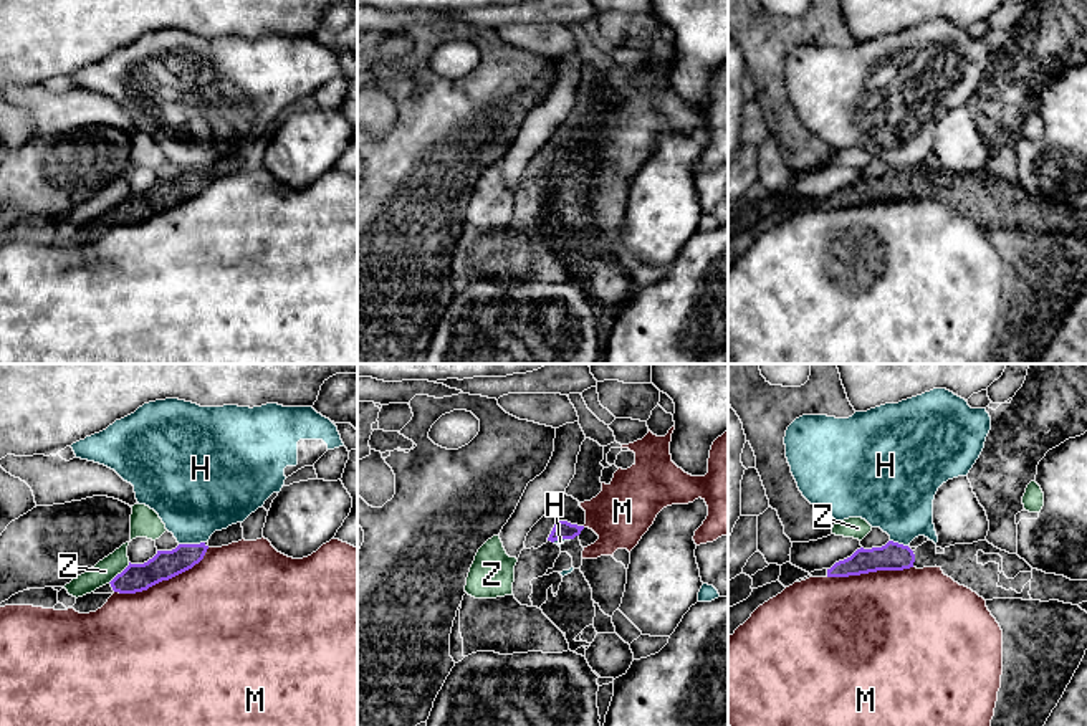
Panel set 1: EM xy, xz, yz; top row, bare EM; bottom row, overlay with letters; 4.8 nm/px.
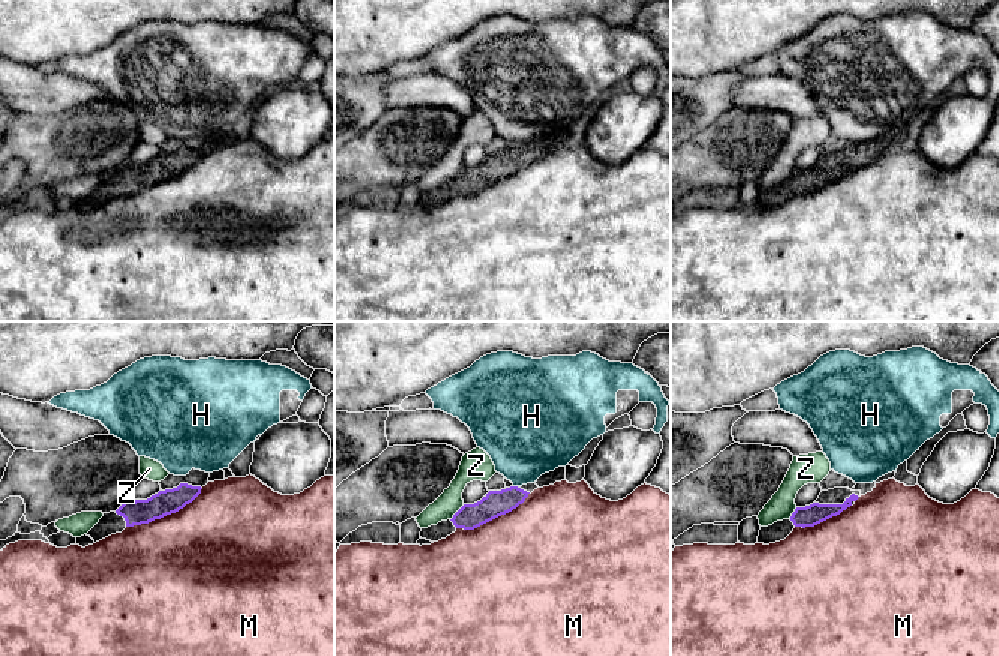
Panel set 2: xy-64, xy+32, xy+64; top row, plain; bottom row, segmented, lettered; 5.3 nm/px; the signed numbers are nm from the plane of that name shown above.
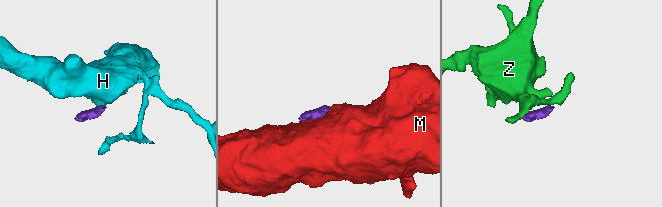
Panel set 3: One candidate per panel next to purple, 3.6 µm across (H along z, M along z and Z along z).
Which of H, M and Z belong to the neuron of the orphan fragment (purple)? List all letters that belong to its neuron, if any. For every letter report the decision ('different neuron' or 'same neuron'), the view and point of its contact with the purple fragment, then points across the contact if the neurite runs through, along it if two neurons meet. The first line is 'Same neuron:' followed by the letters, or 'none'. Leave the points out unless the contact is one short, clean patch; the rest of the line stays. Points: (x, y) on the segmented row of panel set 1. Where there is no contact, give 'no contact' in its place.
Same neuron: none
H: different neuron; contact xy (191, 544); border xy (204, 541), (179, 544)
M: different neuron; contact xy (162, 579)
Z: different neuron; contact xy (118, 574); border xy (129, 563), (108, 582)

